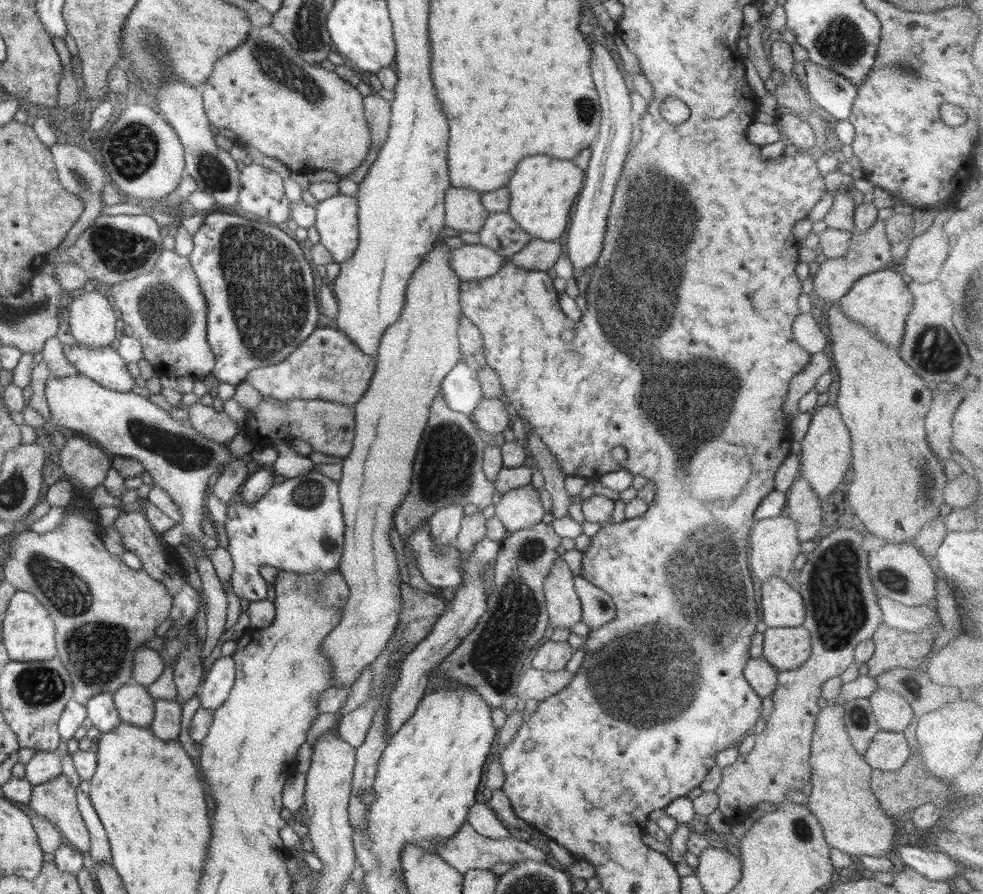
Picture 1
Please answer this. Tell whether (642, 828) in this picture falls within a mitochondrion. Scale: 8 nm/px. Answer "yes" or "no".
no

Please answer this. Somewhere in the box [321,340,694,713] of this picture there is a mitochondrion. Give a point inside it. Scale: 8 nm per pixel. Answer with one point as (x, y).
(498, 647)

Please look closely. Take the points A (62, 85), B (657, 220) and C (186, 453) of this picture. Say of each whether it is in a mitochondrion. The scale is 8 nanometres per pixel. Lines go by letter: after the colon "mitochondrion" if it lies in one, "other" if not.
A: other
B: mitochondrion
C: mitochondrion

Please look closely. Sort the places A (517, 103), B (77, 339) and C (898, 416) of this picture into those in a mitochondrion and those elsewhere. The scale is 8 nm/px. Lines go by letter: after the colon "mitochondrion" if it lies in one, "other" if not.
A: other
B: other
C: other

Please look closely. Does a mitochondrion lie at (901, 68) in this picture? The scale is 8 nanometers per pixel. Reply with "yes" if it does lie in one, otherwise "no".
yes

